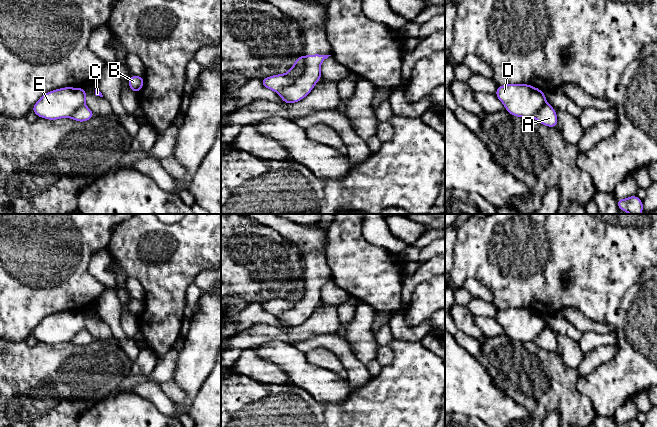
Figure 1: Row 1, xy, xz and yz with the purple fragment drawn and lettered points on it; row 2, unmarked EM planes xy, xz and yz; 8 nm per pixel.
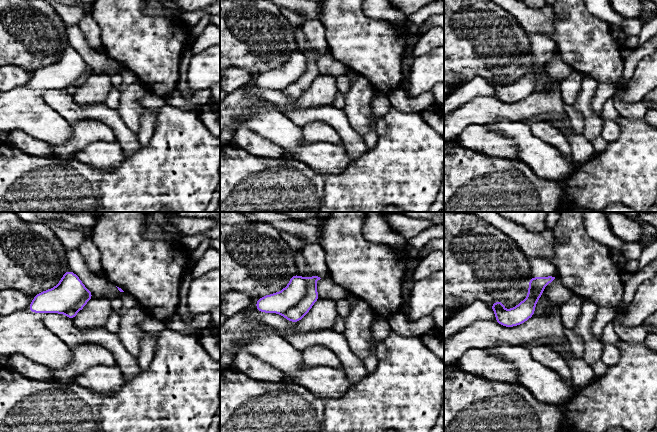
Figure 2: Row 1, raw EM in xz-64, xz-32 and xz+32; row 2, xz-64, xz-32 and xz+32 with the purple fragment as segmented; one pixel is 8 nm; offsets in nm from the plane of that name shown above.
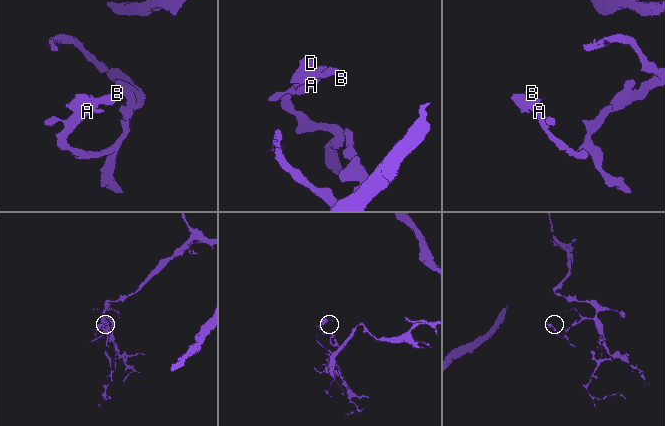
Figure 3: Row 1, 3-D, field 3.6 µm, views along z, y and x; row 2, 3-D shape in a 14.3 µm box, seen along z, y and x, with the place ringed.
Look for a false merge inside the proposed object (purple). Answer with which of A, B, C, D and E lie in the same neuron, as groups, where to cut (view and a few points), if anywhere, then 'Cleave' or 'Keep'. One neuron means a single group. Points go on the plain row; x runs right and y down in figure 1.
Groups: A / B C D E. Split along xz (304, 281), (304, 296), (291, 308), (276, 316). Cleave

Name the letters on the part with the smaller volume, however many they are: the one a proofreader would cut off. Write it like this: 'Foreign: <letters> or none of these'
Foreign: B, C, D, E

